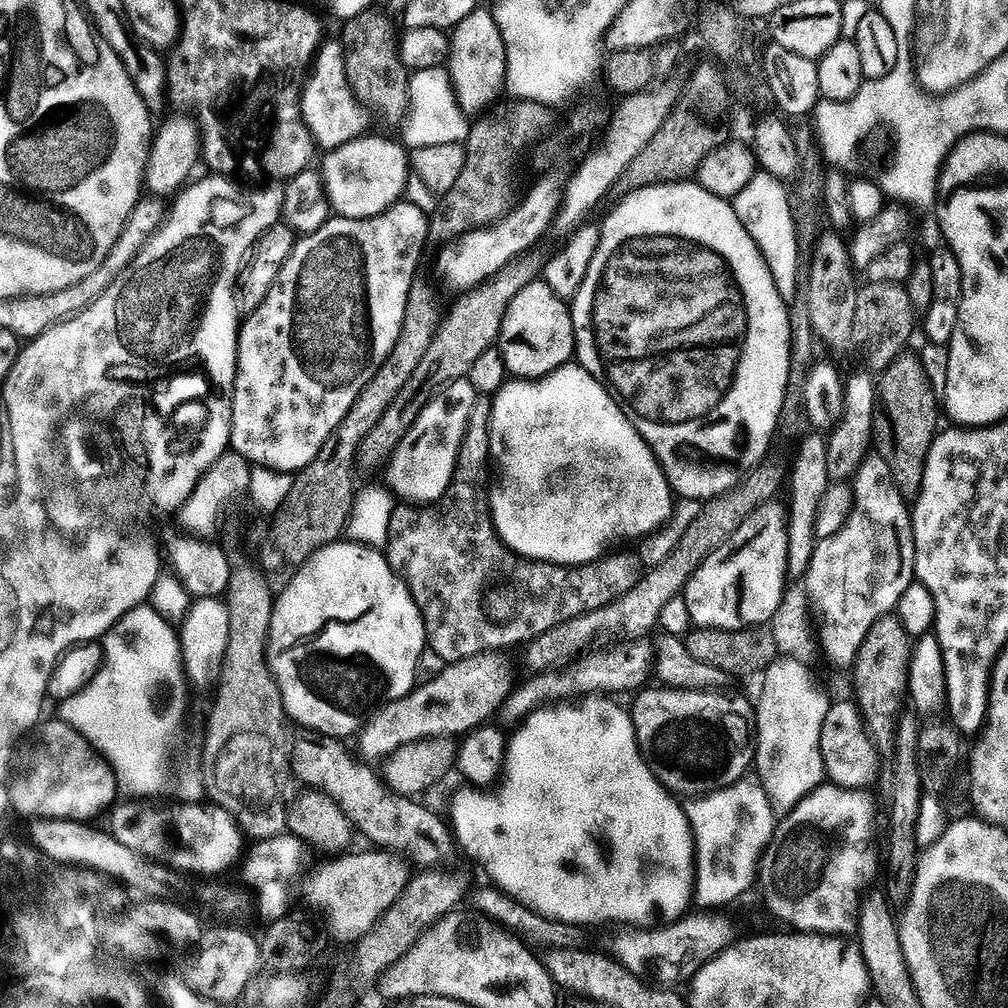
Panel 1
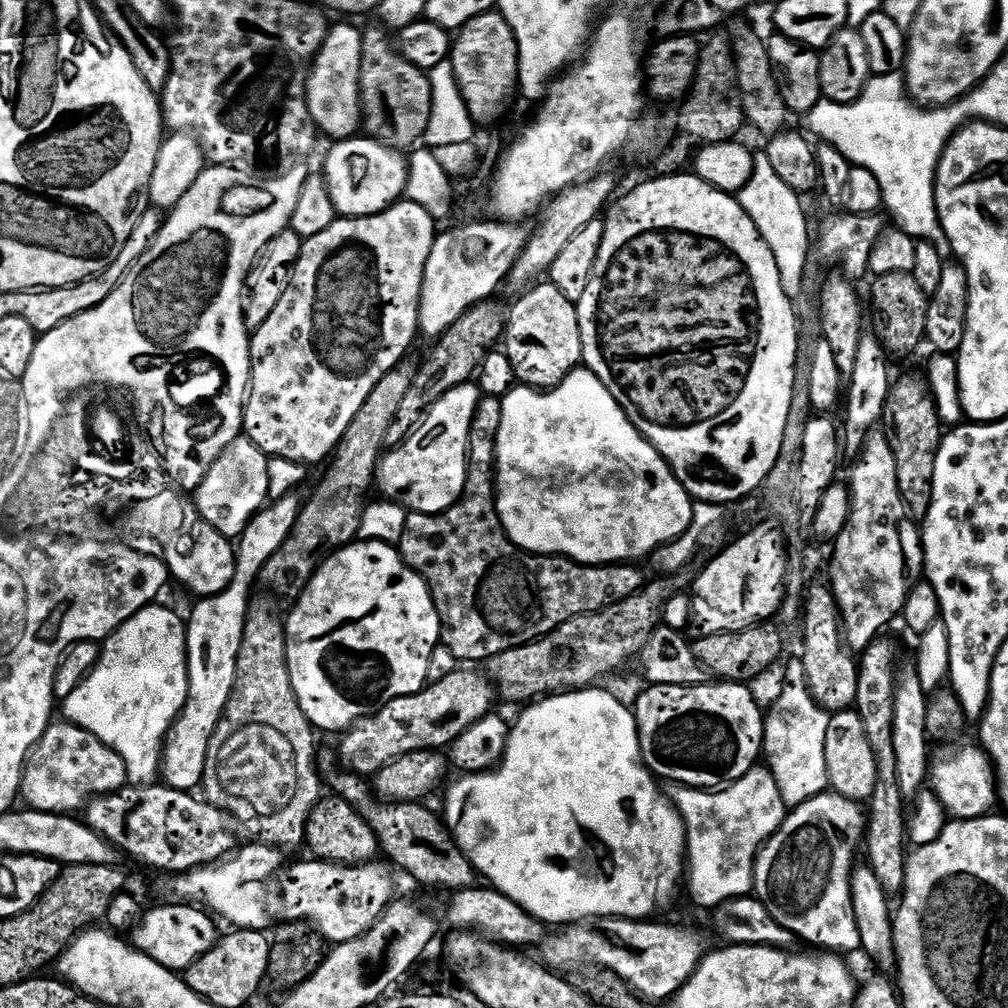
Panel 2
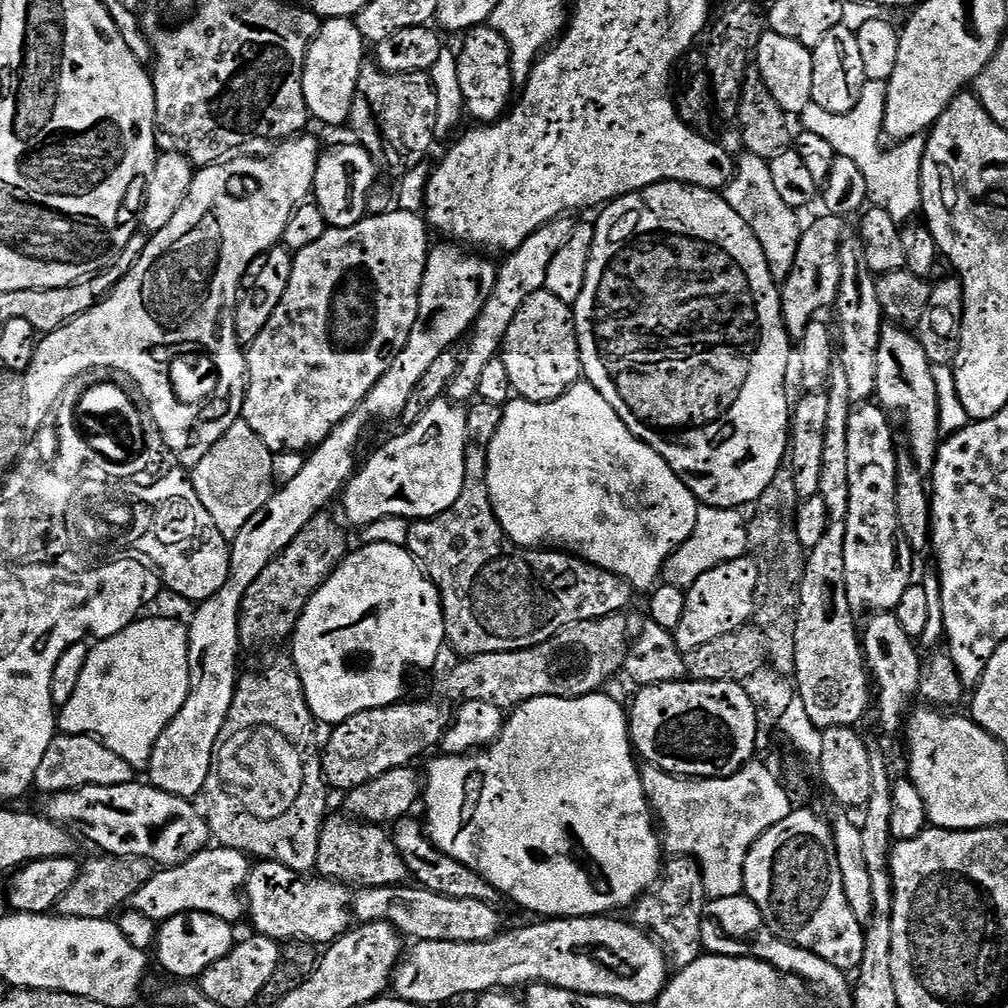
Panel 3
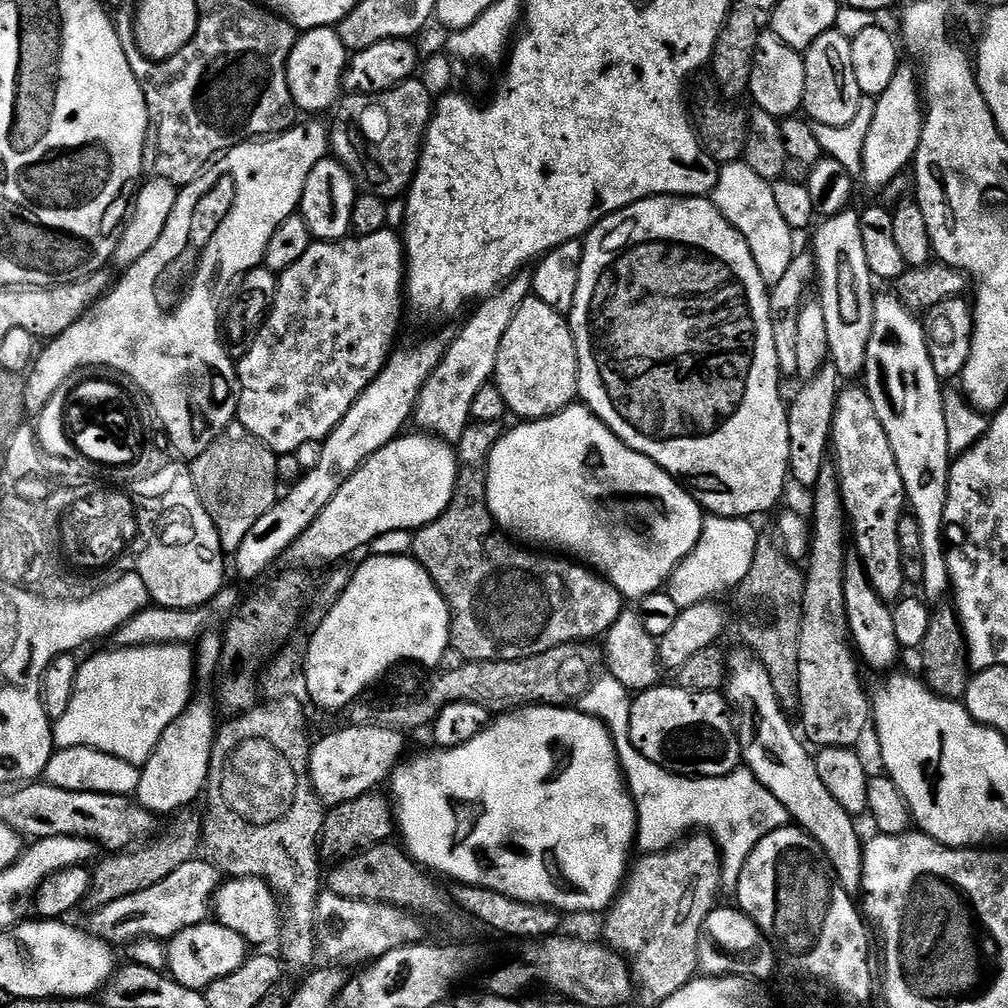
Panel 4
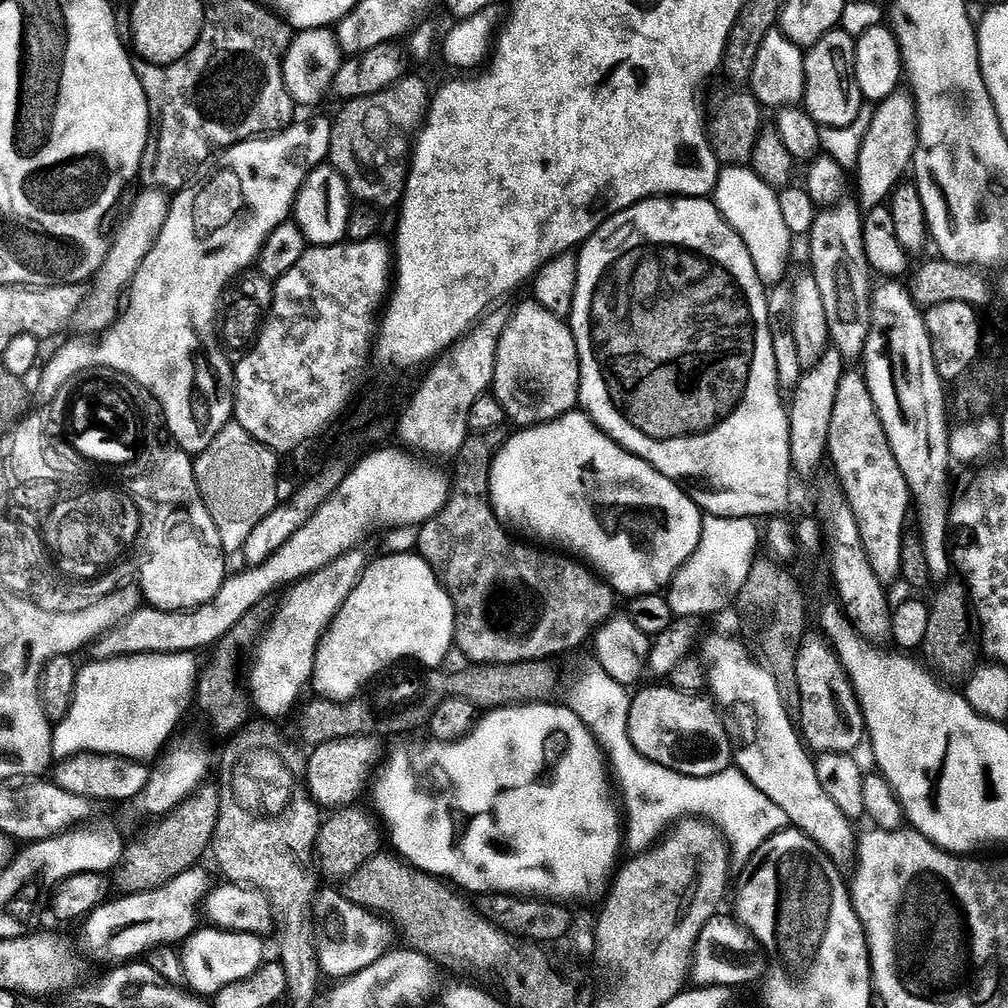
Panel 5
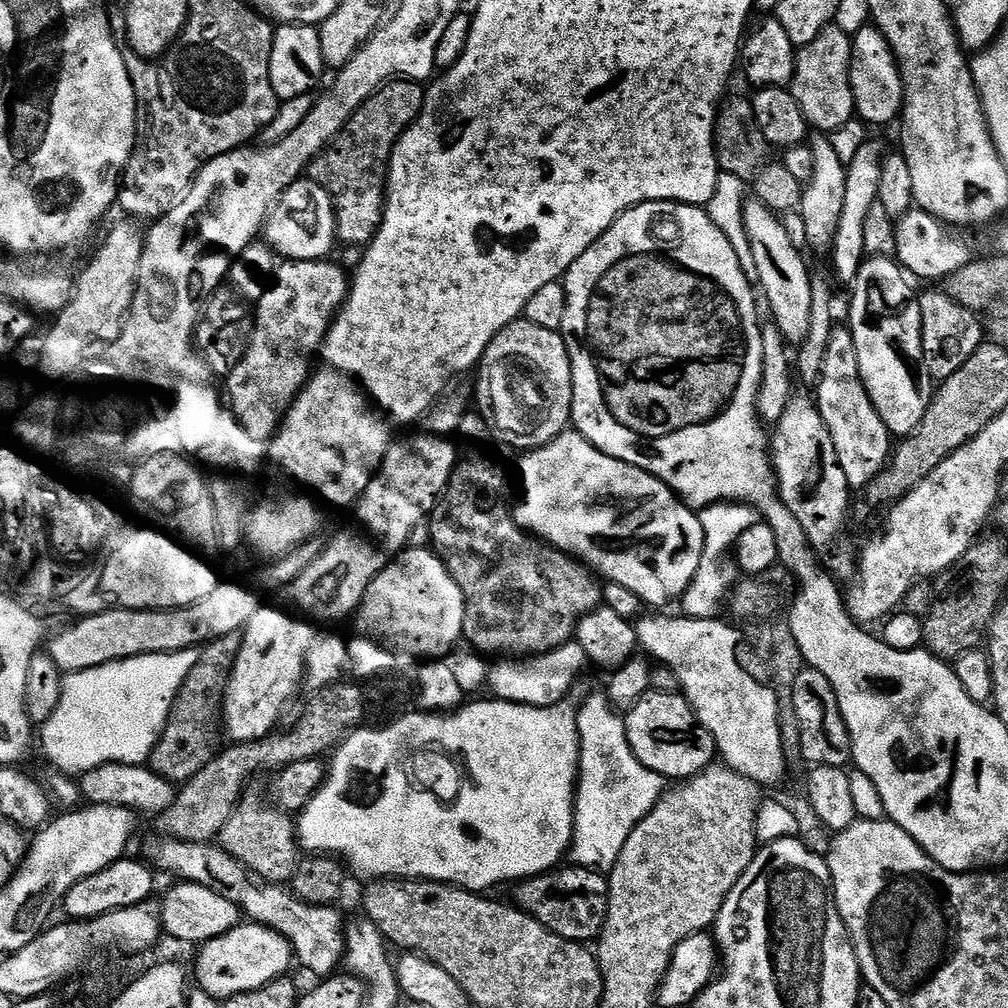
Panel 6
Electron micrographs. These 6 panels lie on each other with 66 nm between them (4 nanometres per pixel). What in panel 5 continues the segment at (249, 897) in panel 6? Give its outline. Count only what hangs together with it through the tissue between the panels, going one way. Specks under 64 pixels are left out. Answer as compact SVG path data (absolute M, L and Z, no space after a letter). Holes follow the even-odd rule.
M332 888L322 894L318 920L314 928L314 945L318 969L323 977L339 982L360 973L381 959L387 949L387 925L381 917L365 911L351 899Z

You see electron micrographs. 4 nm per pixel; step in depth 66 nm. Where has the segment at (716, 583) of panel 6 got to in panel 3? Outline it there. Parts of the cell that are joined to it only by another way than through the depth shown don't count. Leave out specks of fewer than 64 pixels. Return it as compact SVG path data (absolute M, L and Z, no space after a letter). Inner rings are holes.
M699 507L690 538L663 564L661 583L671 589L687 590L702 574L729 561L741 559L747 553L745 550L749 549L750 543L745 517L740 515L735 509Z

